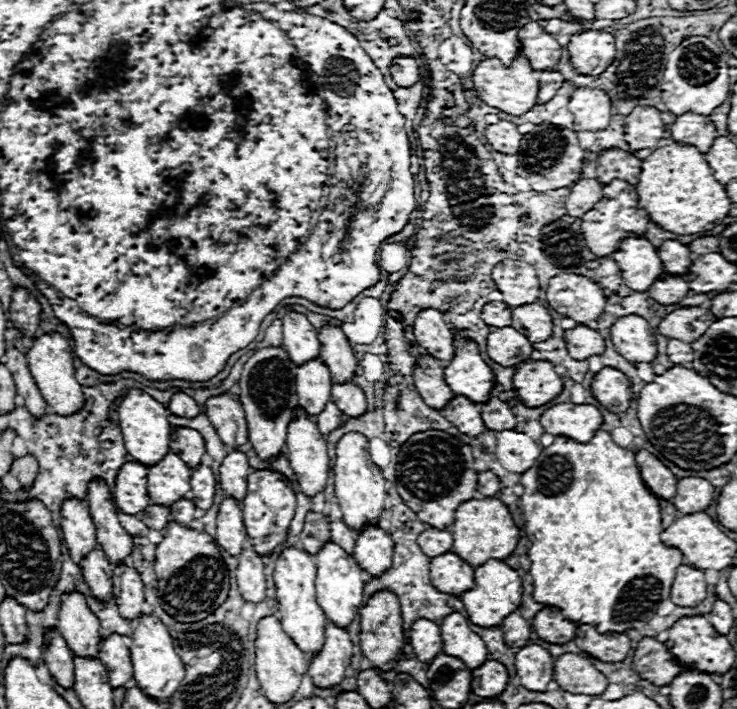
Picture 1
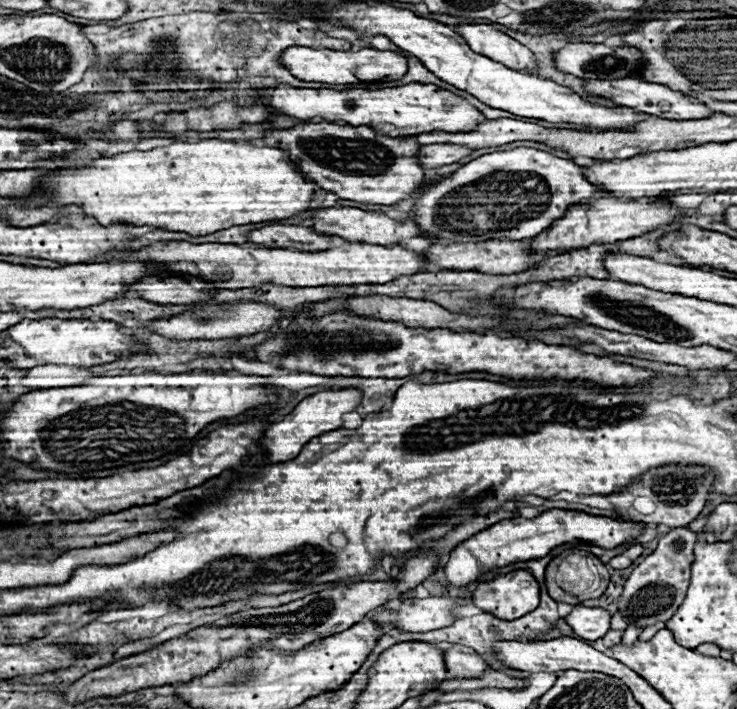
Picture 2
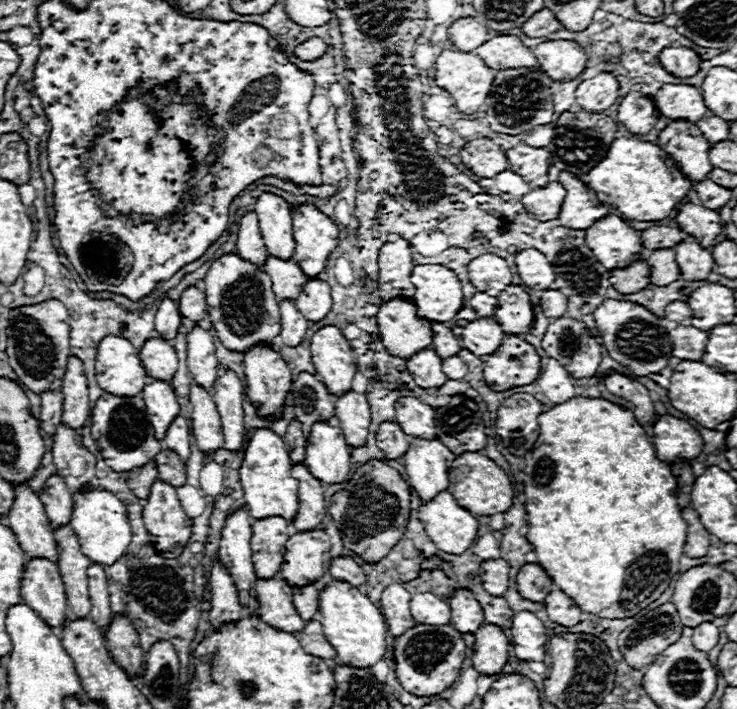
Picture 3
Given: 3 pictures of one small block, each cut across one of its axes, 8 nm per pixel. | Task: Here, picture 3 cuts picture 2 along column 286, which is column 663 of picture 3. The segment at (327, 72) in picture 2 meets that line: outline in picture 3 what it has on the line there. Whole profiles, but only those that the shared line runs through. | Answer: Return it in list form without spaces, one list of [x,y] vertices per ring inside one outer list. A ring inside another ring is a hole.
[[[668,46],[660,52],[660,66],[676,76],[676,78],[690,78],[698,72],[700,64],[698,64],[698,54],[690,48],[684,48],[684,46]]]

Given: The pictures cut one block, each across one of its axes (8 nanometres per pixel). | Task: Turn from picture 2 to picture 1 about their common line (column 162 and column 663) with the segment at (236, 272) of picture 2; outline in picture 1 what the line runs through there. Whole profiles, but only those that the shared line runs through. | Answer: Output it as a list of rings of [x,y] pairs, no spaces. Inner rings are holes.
[[[678,240],[662,242],[662,246],[658,248],[658,256],[668,274],[688,274],[694,258],[690,248],[680,244]]]

